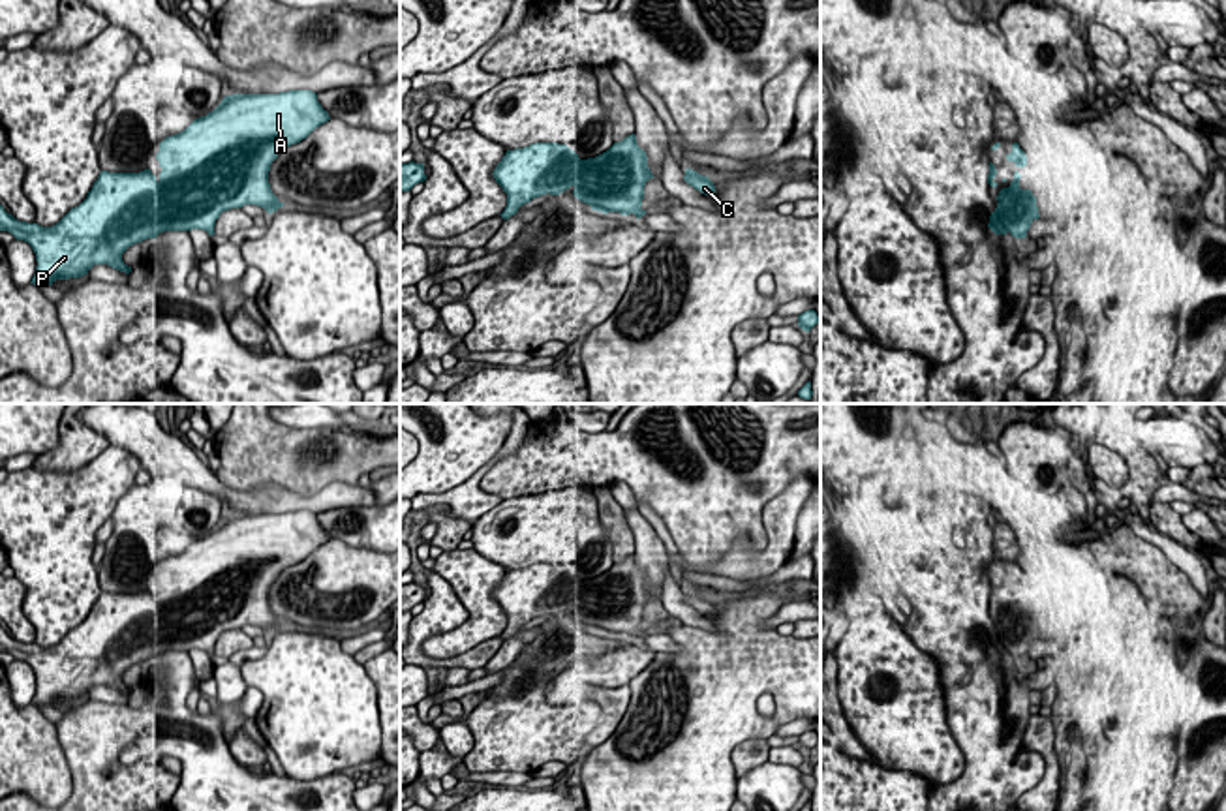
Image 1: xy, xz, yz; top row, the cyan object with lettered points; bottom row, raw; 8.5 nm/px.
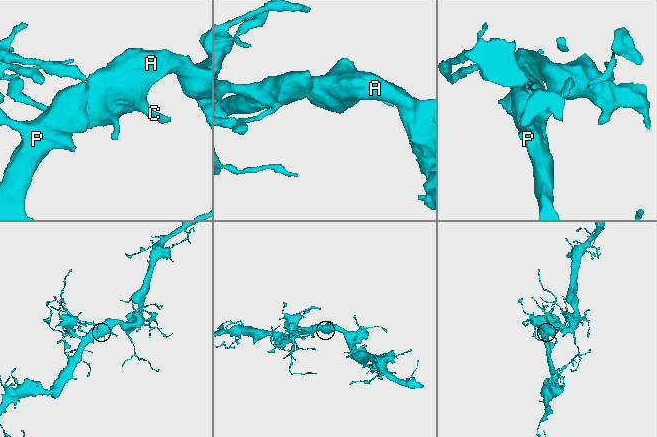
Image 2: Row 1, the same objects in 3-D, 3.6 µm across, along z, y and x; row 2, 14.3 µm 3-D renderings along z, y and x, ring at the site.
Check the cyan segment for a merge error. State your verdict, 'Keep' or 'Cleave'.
Keep

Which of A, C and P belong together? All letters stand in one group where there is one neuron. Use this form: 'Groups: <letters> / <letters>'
Groups: A C P

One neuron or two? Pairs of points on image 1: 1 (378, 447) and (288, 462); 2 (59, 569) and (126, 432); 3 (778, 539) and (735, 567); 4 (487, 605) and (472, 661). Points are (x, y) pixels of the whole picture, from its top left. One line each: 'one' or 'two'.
1: one
2: two
3: one
4: two

